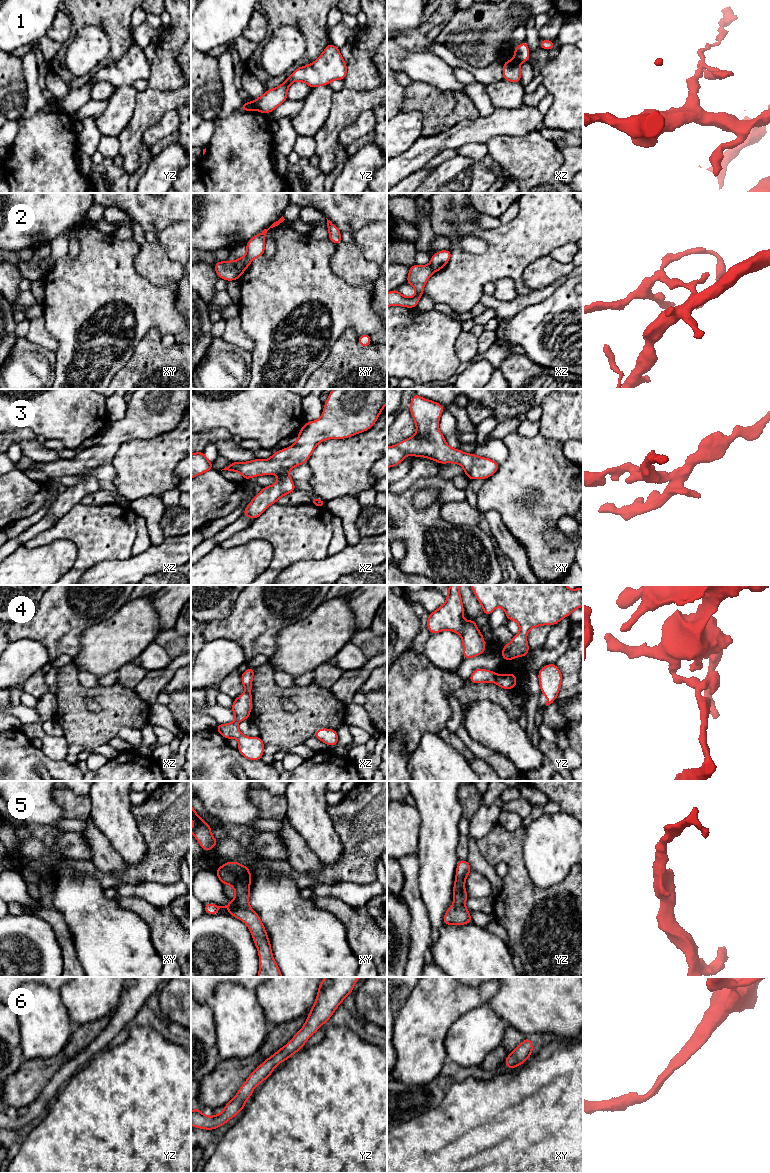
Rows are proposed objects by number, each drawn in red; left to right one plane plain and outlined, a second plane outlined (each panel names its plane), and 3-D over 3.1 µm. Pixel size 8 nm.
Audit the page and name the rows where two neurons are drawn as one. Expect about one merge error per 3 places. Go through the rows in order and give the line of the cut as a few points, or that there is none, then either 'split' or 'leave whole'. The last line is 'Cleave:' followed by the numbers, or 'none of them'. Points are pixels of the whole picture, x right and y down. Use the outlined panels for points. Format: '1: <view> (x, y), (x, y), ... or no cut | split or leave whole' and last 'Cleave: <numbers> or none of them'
1: yz (251, 102), (255, 109) | split
2: xy (233, 261), (240, 274) | split
3: no cut | leave whole
4: yz (497, 675), (494, 680) | split
5: no cut | leave whole
6: no cut | leave whole
Cleave: 1, 2, 4

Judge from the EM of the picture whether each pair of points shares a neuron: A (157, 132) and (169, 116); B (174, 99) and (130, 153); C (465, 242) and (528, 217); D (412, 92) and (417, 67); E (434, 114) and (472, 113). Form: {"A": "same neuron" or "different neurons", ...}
{"A": "same neuron", "B": "same neuron", "C": "different neurons", "D": "different neurons", "E": "same neuron"}

